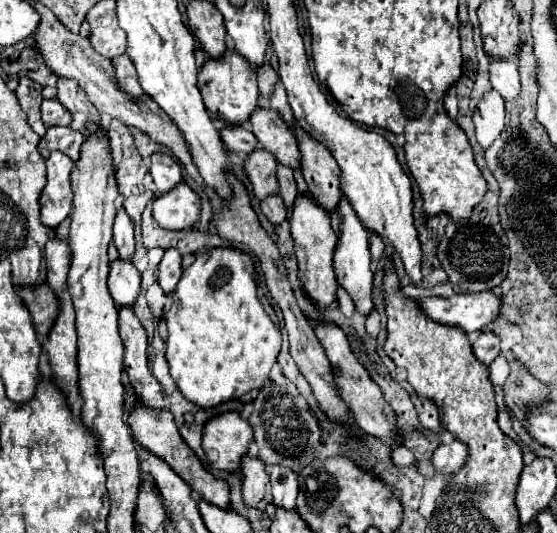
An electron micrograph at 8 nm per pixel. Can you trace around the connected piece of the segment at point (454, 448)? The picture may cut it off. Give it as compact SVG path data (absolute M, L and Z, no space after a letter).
M454 441L450 445L440 445L432 455L432 465L438 473L456 473L464 467L468 459L468 447L462 441Z

